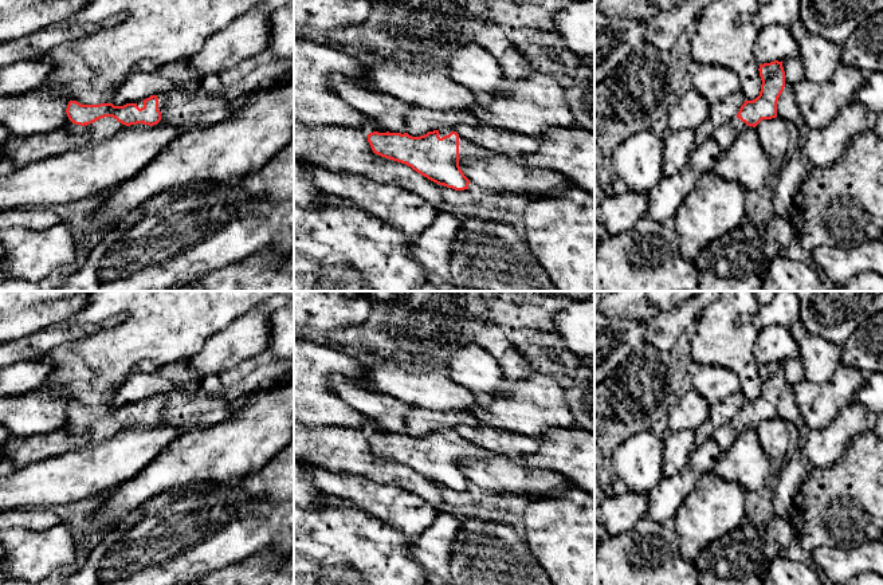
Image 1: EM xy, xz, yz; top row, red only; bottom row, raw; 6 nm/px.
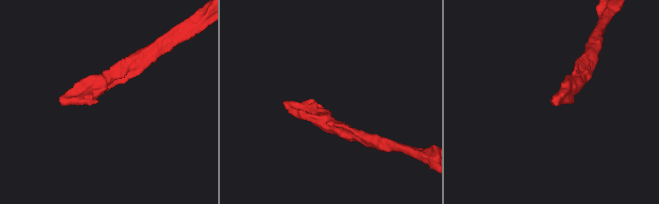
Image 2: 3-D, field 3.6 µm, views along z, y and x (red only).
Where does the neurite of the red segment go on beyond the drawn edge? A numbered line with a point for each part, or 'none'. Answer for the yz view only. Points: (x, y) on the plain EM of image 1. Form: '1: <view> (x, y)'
1: yz (725, 435)

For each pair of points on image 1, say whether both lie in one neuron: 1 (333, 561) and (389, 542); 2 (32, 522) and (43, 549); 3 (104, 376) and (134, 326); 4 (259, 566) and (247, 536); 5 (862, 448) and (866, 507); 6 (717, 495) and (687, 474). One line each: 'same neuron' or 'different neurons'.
1: same neuron
2: different neurons
3: same neuron
4: different neurons
5: same neuron
6: different neurons

